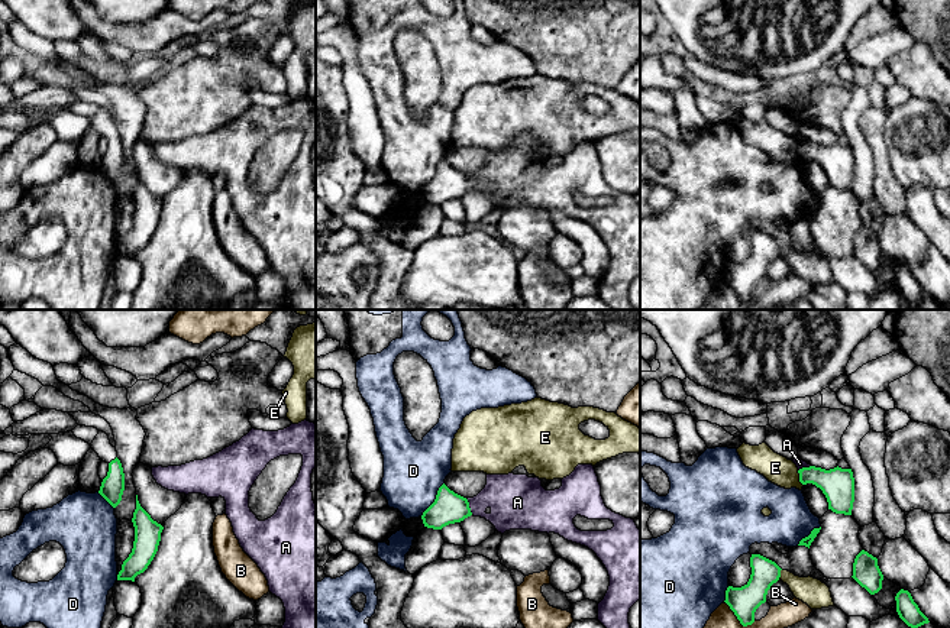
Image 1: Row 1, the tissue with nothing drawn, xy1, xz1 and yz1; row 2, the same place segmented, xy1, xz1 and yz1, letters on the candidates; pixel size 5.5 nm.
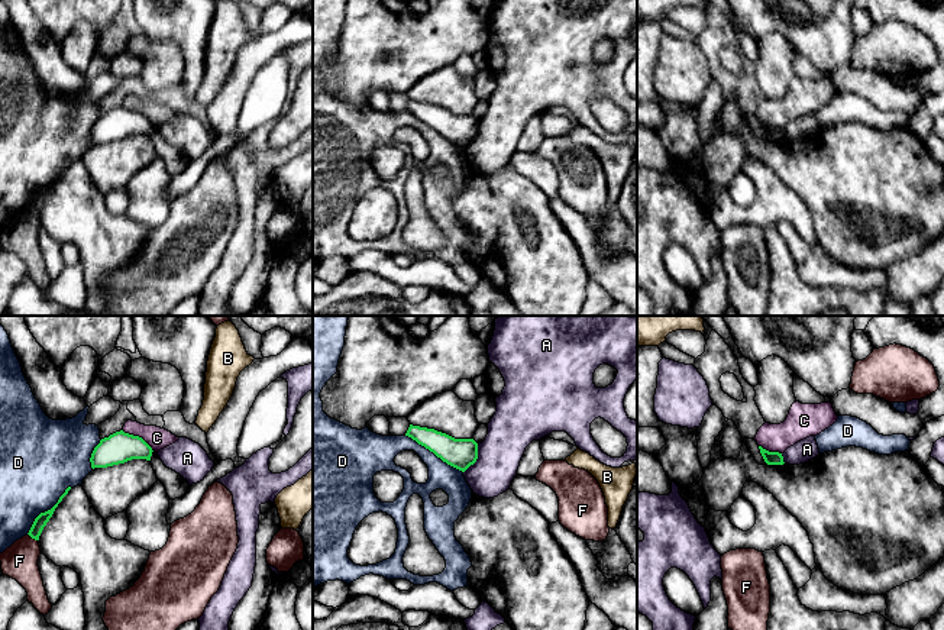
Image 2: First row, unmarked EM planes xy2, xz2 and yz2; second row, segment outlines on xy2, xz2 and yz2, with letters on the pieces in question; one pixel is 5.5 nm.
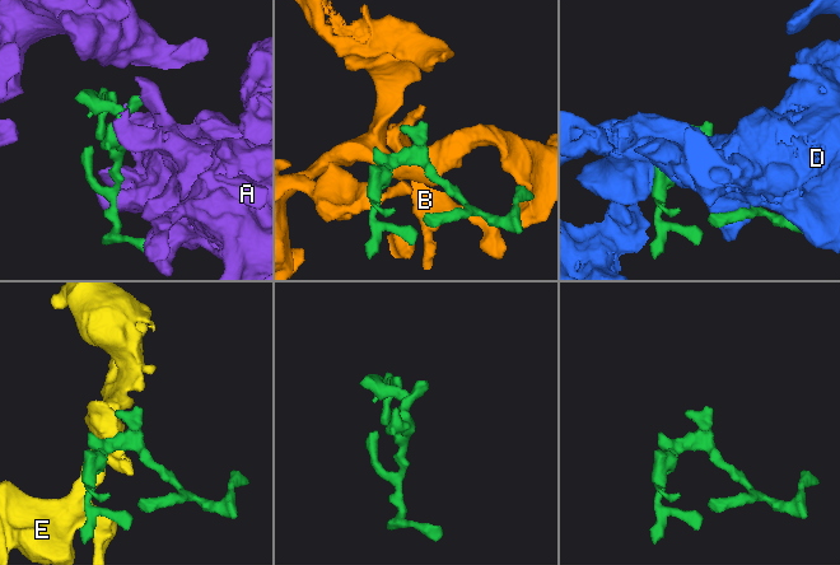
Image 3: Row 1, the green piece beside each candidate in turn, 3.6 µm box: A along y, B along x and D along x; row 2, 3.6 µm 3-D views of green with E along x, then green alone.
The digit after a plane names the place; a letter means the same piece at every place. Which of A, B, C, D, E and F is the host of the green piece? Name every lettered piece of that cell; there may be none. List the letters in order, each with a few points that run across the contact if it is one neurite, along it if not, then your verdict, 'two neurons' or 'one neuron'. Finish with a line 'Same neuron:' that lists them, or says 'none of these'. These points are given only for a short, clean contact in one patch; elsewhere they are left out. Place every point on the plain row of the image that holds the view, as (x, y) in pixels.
A: two neurons
B: yz1 (724, 277), (743, 301), (750, 301), (755, 297) | two neurons
C: xy2 (122, 106), (138, 110), (152, 126) | two neurons
D: two neurons
E: two neurons
F: xy2 (28, 209), (36, 216) | two neurons
Same neuron: none of these

